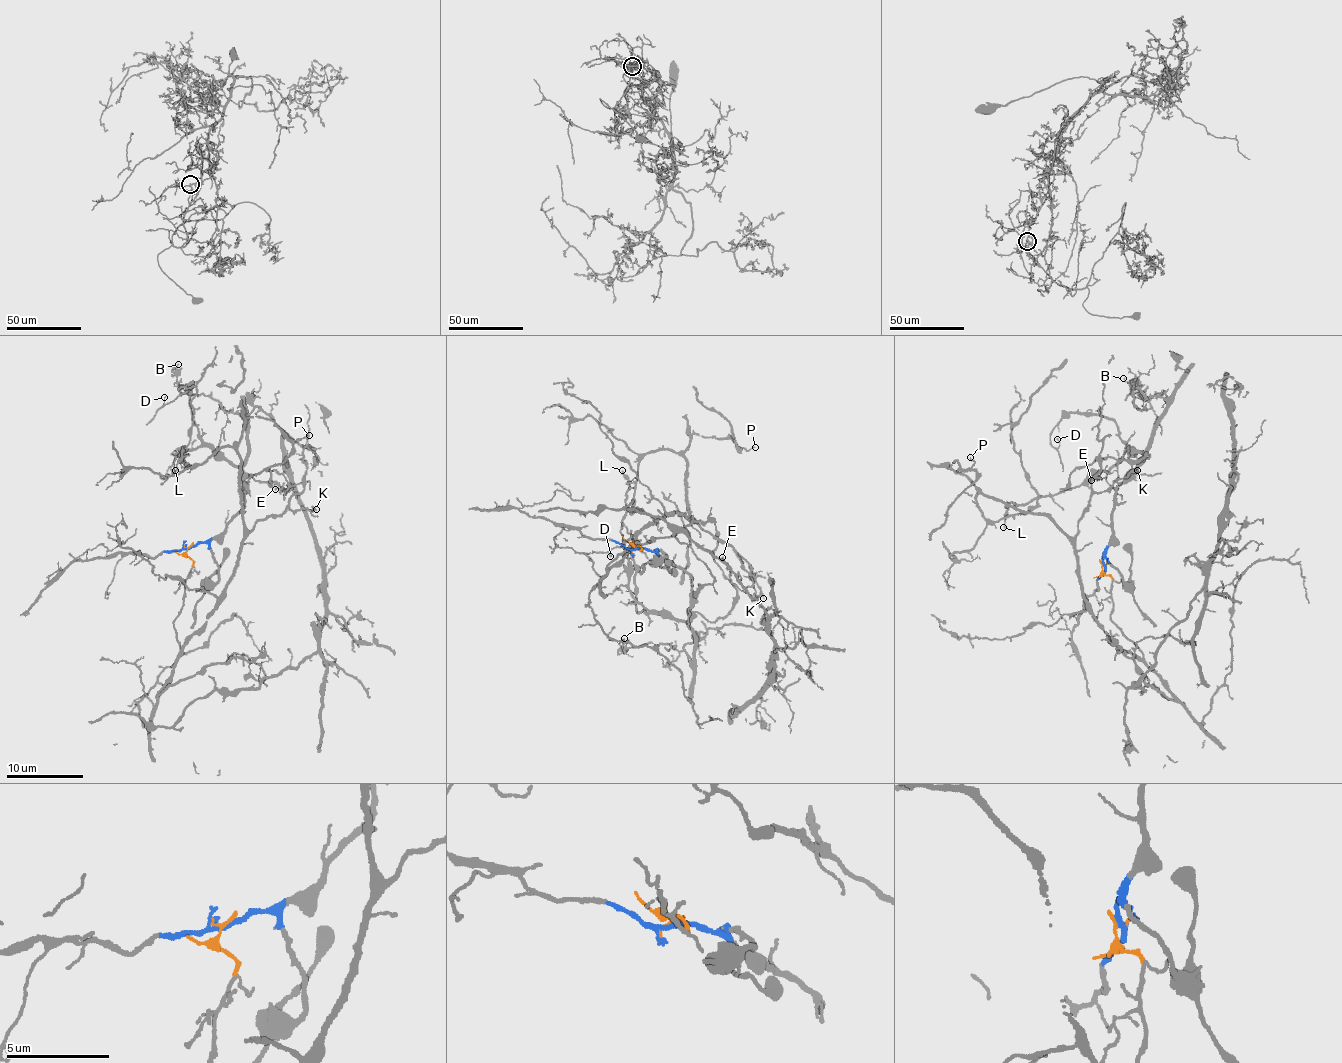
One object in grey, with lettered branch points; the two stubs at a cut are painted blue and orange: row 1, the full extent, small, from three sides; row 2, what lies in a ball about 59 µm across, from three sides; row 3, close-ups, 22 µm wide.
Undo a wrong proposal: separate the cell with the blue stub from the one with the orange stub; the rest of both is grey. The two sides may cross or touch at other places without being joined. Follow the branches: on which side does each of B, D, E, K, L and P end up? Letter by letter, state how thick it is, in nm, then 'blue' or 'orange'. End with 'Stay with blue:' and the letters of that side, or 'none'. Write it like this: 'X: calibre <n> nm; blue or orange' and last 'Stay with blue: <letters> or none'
B: calibre 100 nm; blue
D: calibre 100 nm; blue
E: calibre 130 nm; blue
K: calibre 140 nm; orange
L: calibre 120 nm; blue
P: calibre 120 nm; orange
Stay with blue: B, D, E, L

